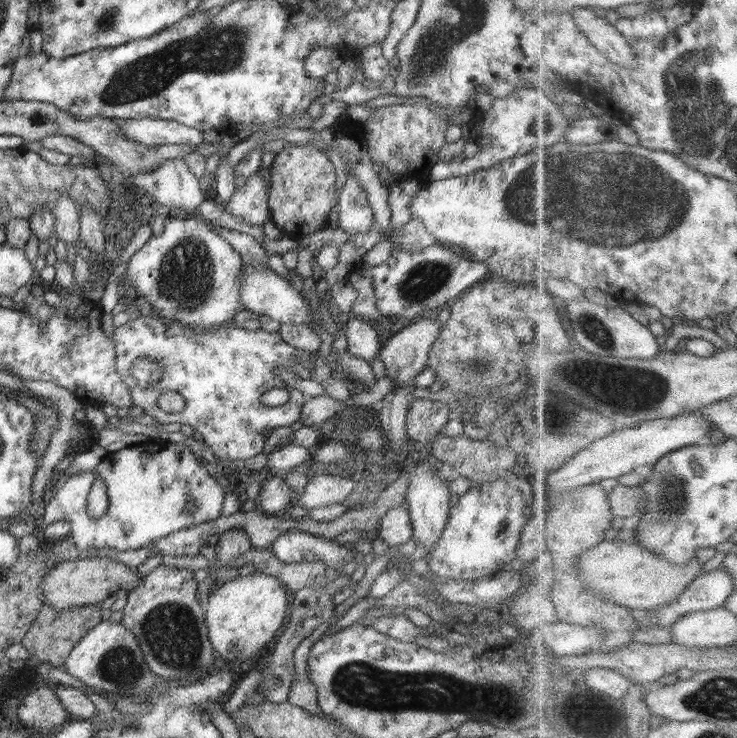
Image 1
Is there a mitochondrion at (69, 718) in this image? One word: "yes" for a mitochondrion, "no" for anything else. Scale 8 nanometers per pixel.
no

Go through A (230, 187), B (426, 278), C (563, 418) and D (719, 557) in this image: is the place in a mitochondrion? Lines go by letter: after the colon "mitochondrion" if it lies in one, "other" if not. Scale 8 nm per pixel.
A: other
B: mitochondrion
C: mitochondrion
D: other

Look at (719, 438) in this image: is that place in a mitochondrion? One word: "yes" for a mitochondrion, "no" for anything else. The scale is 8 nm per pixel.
no

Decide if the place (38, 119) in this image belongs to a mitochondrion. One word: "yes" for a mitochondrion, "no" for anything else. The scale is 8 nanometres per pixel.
yes

